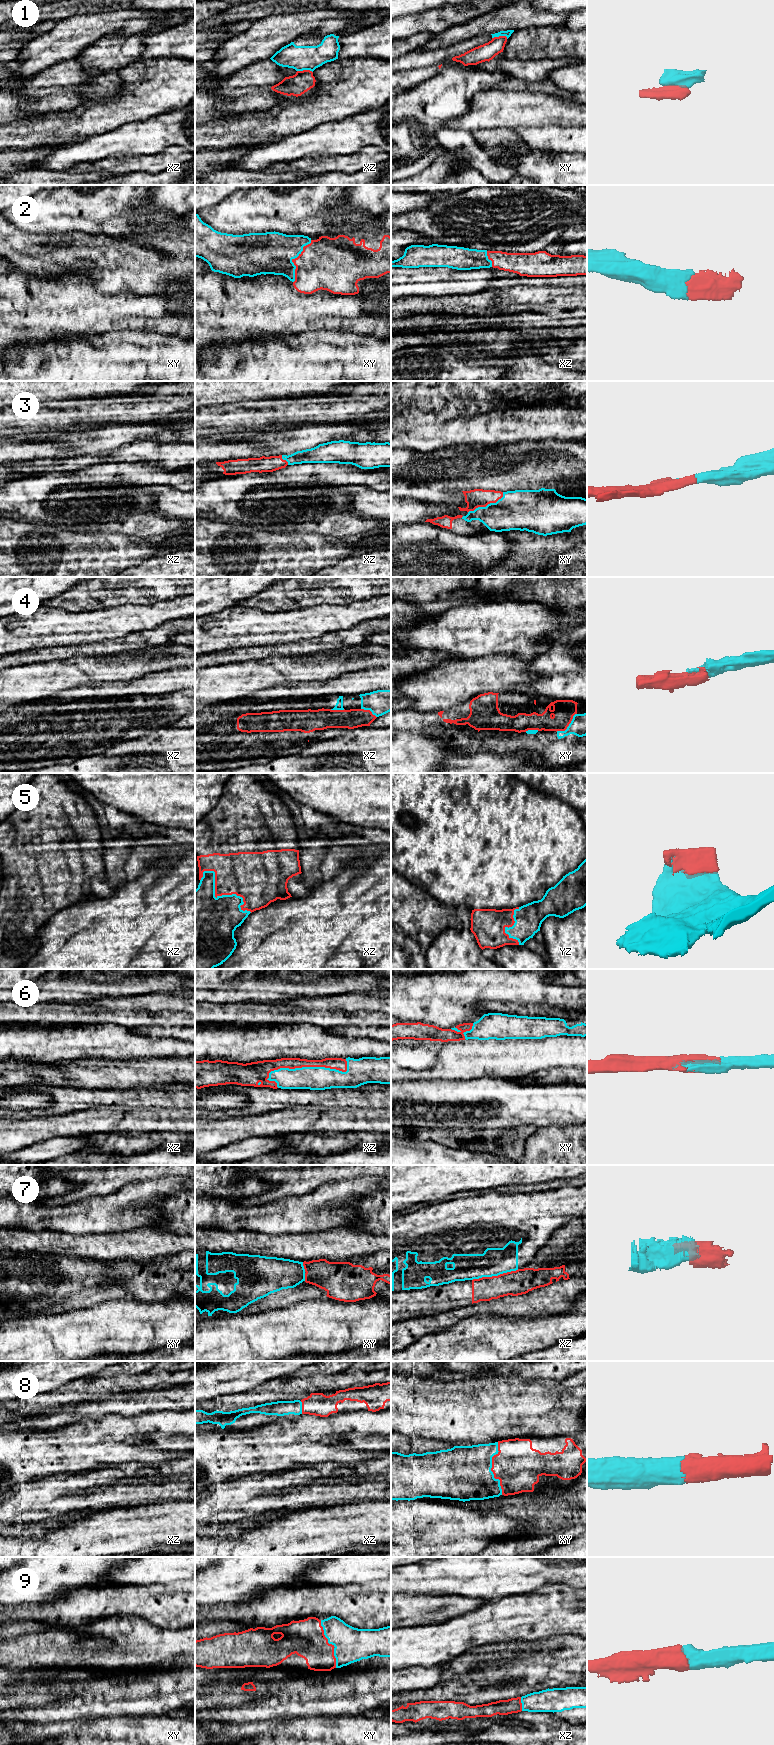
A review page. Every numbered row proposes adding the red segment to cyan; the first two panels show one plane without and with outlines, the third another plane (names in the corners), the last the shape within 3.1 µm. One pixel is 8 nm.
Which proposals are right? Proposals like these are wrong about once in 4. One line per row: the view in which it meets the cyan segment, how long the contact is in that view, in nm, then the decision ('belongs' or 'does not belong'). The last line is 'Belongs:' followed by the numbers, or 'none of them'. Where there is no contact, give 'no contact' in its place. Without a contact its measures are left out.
1: contact in xy; length 130 nm; does not belong
2: contact in xy; length 380 nm; belongs
3: contact in xy; length 340 nm; belongs
4: contact in xy; length 220 nm; belongs
5: contact in xz; length 500 nm; belongs
6: contact in xz; length 650 nm; belongs
7: contact in xz; length 380 nm; does not belong
8: contact in xy; length 420 nm; belongs
9: contact in xy; length 400 nm; belongs
Belongs: 2, 3, 4, 5, 6, 8, 9

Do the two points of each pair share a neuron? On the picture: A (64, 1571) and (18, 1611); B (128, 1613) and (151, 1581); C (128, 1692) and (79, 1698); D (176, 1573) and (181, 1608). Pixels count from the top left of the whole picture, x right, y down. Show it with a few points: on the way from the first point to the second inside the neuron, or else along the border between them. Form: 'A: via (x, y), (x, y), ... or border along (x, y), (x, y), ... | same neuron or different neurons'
A: border along (51, 1603), (10, 1606) | different neurons
B: border along (118, 1588), (134, 1598), (146, 1592), (164, 1592) | different neurons
C: via (116, 1698), (91, 1698) | same neuron
D: border along (184, 1583), (168, 1591), (155, 1593) | different neurons

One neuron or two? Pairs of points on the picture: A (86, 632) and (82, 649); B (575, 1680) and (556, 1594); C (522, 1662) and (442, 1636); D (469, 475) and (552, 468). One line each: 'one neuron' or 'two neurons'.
A: two neurons
B: two neurons
C: two neurons
D: one neuron

